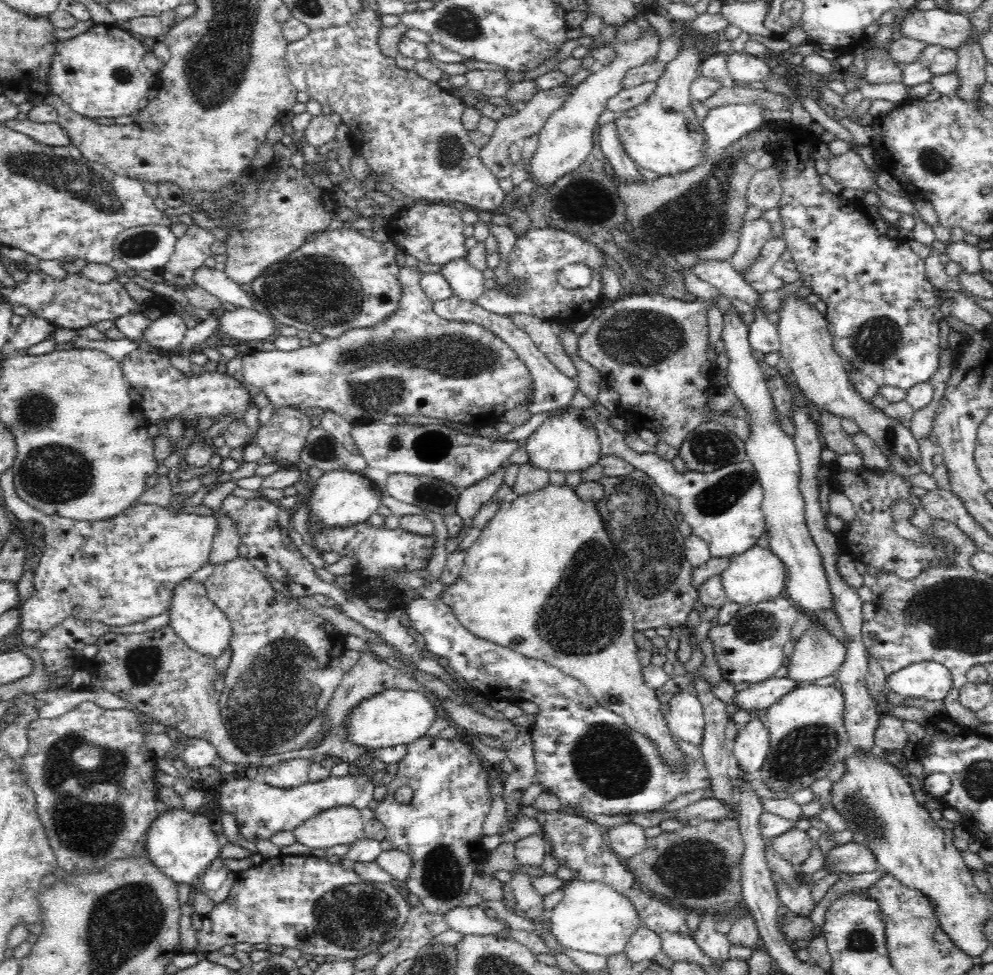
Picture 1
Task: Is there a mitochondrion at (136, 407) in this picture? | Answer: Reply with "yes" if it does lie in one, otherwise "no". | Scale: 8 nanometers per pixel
no

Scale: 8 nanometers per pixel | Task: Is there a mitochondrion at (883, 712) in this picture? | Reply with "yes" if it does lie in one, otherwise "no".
no

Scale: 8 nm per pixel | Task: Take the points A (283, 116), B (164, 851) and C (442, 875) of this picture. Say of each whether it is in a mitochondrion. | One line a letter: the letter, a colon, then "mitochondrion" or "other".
A: other
B: other
C: mitochondrion

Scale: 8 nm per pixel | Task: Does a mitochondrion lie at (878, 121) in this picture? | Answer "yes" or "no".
no

